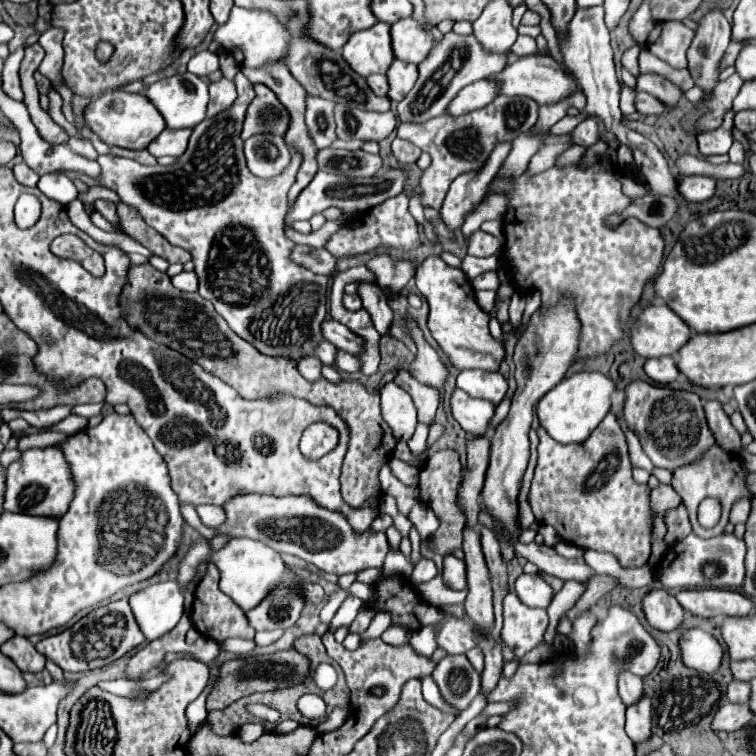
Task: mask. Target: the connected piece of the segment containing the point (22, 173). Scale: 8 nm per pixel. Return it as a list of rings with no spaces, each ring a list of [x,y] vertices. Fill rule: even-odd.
[[[16,164],[14,168],[12,168],[12,172],[14,172],[14,176],[16,176],[16,180],[20,182],[20,184],[24,184],[24,186],[36,186],[36,182],[38,182],[38,174],[30,168],[30,166],[26,166],[26,164]]]

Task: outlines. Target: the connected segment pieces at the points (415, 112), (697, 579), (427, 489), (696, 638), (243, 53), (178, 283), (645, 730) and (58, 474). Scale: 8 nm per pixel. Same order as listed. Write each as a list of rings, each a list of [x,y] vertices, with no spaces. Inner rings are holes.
[[[448,32],[442,42],[430,52],[430,56],[418,64],[418,80],[414,84],[414,88],[408,92],[408,96],[398,104],[398,116],[400,122],[426,122],[430,118],[436,118],[440,114],[446,114],[450,102],[456,98],[456,94],[476,82],[482,80],[494,72],[500,72],[506,66],[506,54],[502,56],[490,56],[486,52],[482,52],[482,46],[478,44],[478,40],[474,40],[474,36],[458,36]]]
[[[696,534],[686,536],[678,544],[674,544],[666,556],[662,558],[656,578],[660,584],[670,590],[692,590],[692,588],[740,588],[744,582],[744,556],[746,556],[746,544],[744,540],[736,538],[734,534],[722,534],[710,540],[698,538]]]
[[[440,450],[426,460],[426,466],[420,470],[420,500],[428,504],[440,518],[440,528],[430,538],[430,544],[440,554],[450,554],[452,548],[462,546],[462,530],[466,524],[464,510],[458,504],[458,488],[462,484],[462,466],[454,450]]]
[[[700,628],[686,630],[680,638],[680,648],[682,648],[684,664],[698,672],[712,674],[722,664],[724,650],[722,650],[720,642],[712,634],[704,632]]]
[[[234,6],[230,20],[218,26],[214,40],[224,46],[224,50],[230,52],[242,66],[258,66],[270,60],[282,60],[282,52],[286,52],[286,28],[282,28],[274,16],[262,10],[244,10]]]
[[[180,272],[172,278],[172,284],[178,288],[178,290],[184,290],[184,292],[196,292],[198,290],[198,278],[194,272]]]
[[[646,694],[636,704],[630,704],[626,708],[626,734],[630,736],[630,740],[642,742],[642,740],[652,736],[652,730],[650,730],[652,716],[650,716],[650,712],[652,712],[650,698]]]
[[[58,446],[30,448],[8,466],[8,492],[4,510],[26,512],[34,516],[62,516],[74,498],[74,478]]]

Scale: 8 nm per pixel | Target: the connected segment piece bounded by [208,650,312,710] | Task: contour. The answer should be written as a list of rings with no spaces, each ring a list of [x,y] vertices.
[[[286,650],[286,652],[274,652],[274,654],[262,654],[262,656],[248,656],[248,658],[238,658],[230,660],[222,666],[220,670],[220,682],[216,682],[214,690],[208,696],[208,710],[210,708],[226,708],[232,702],[250,696],[254,692],[268,692],[268,690],[278,690],[278,688],[288,688],[304,682],[310,678],[310,660],[308,656],[296,652],[296,650]]]

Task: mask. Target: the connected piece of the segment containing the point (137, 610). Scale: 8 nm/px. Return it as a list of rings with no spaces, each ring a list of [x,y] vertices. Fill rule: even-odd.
[[[178,582],[152,584],[130,598],[134,616],[146,636],[146,640],[156,640],[170,632],[184,612],[184,594]]]

